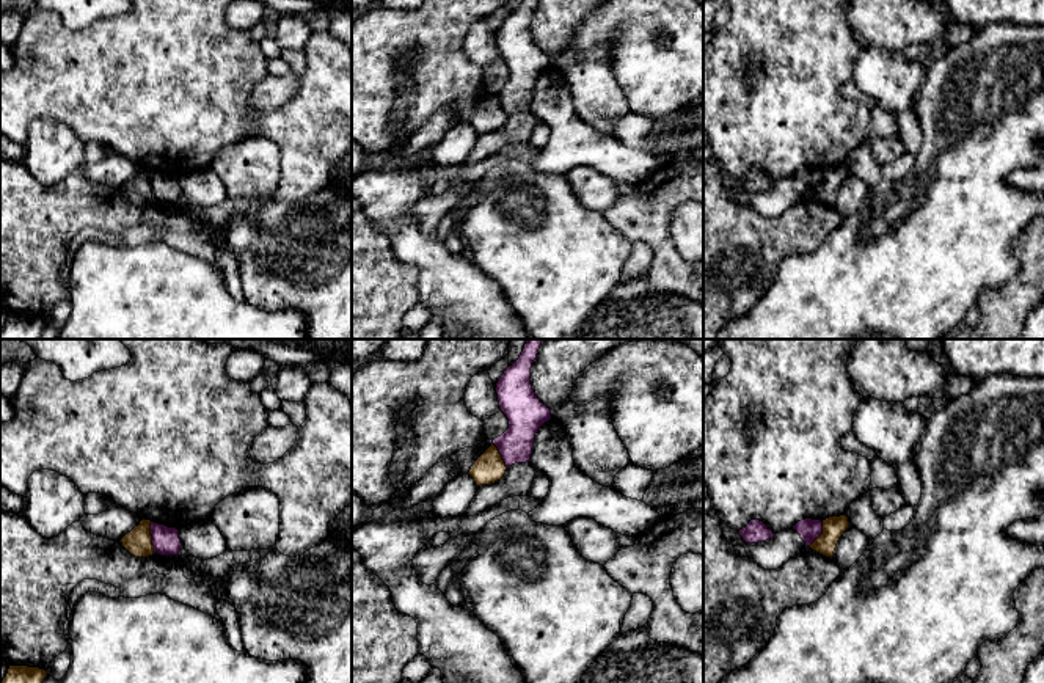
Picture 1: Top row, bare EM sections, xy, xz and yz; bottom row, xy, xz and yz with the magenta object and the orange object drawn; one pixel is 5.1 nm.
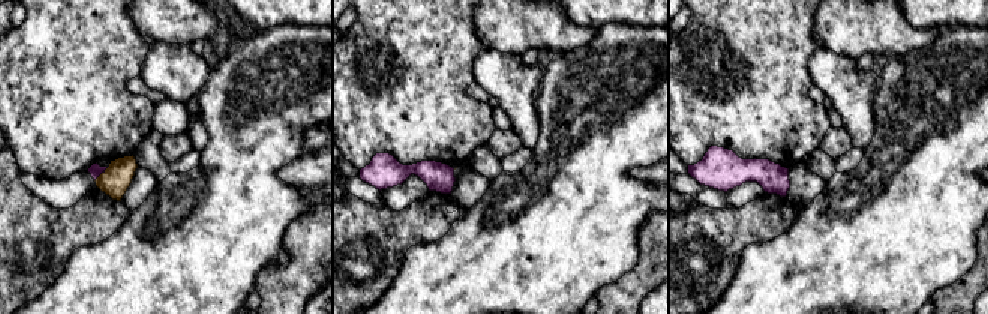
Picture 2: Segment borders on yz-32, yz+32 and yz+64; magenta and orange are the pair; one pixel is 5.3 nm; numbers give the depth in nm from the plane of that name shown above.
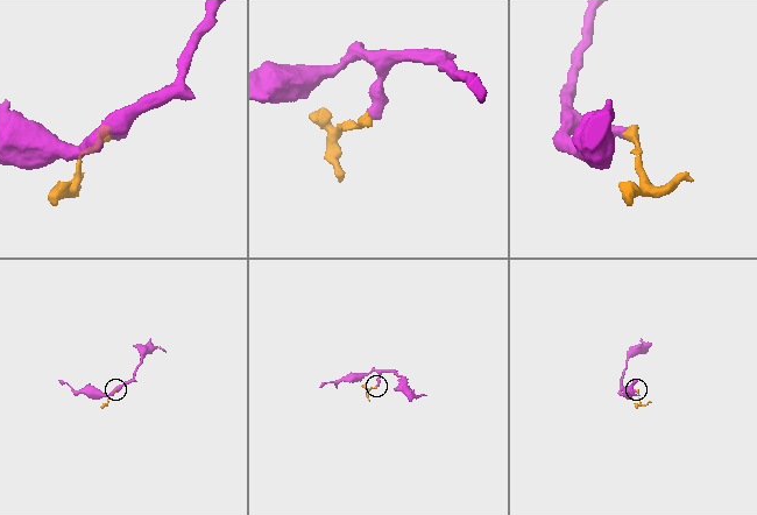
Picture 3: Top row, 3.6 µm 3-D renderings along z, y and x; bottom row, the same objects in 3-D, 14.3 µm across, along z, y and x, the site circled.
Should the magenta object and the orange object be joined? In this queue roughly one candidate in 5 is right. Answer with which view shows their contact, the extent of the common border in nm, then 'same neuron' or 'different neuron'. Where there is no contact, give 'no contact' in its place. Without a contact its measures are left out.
contact in xy; length 160 nm; different neuron

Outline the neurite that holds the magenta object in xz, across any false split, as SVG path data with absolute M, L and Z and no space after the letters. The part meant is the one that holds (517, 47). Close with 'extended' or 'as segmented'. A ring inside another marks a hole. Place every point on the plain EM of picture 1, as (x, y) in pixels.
M521 0L496 31L501 60L509 68L509 77L493 93L506 115L531 110L534 86L538 77L551 68L551 58L535 44L531 33L531 16L538 0Z; as segmented

